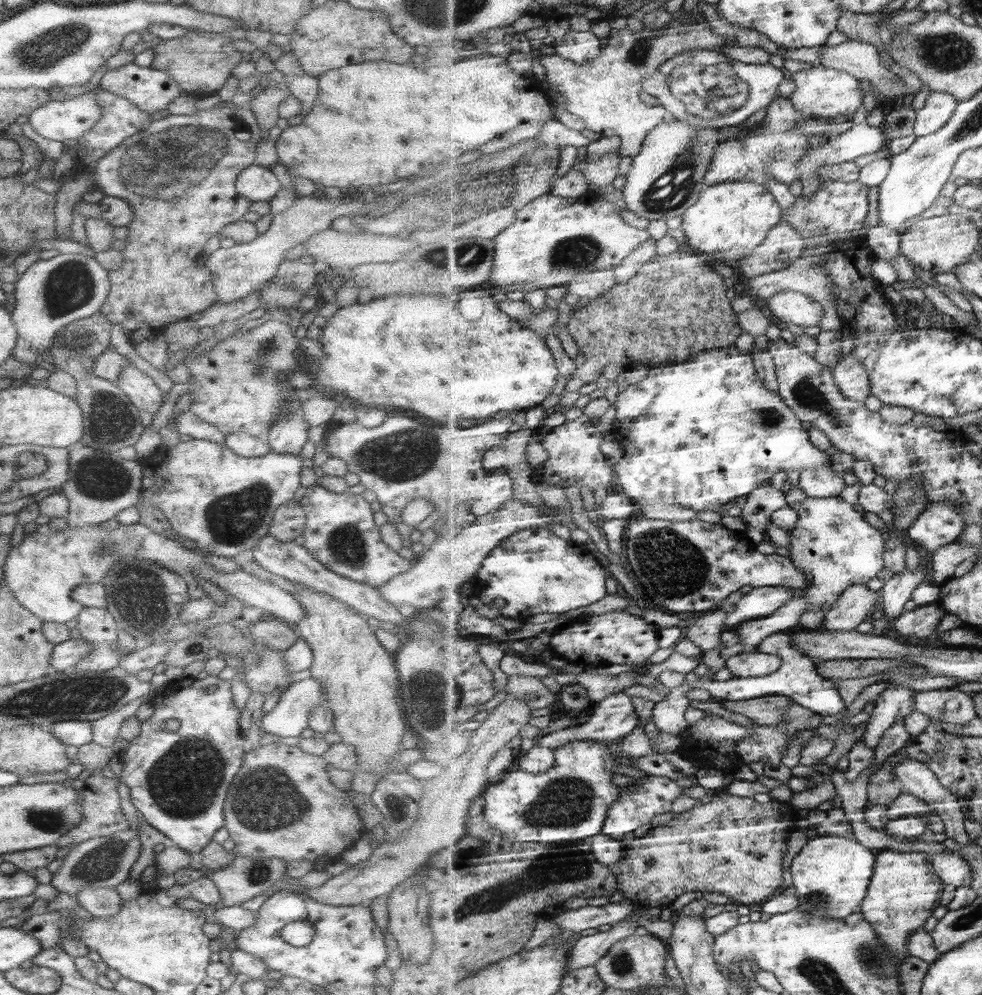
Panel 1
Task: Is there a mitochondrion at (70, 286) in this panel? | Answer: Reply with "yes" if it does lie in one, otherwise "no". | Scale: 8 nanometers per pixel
yes

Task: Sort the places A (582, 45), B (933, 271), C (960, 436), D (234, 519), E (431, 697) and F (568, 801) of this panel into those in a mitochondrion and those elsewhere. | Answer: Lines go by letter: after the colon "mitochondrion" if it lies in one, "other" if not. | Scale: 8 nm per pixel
A: other
B: other
C: other
D: mitochondrion
E: mitochondrion
F: mitochondrion

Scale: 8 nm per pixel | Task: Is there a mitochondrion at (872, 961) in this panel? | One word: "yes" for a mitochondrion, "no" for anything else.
yes

